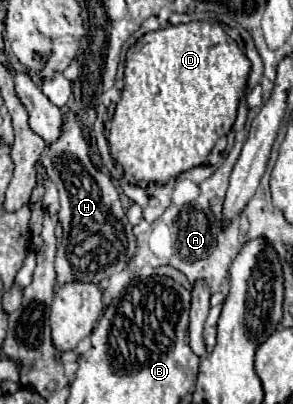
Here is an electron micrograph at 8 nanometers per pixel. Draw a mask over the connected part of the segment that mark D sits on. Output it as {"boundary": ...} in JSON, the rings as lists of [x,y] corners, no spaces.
{"boundary":[[[196,20],[144,34],[126,54],[122,100],[116,106],[108,134],[112,158],[120,162],[136,180],[154,182],[160,186],[194,166],[206,164],[210,150],[234,126],[240,100],[246,94],[250,68],[252,64],[246,54],[216,22]]]}

